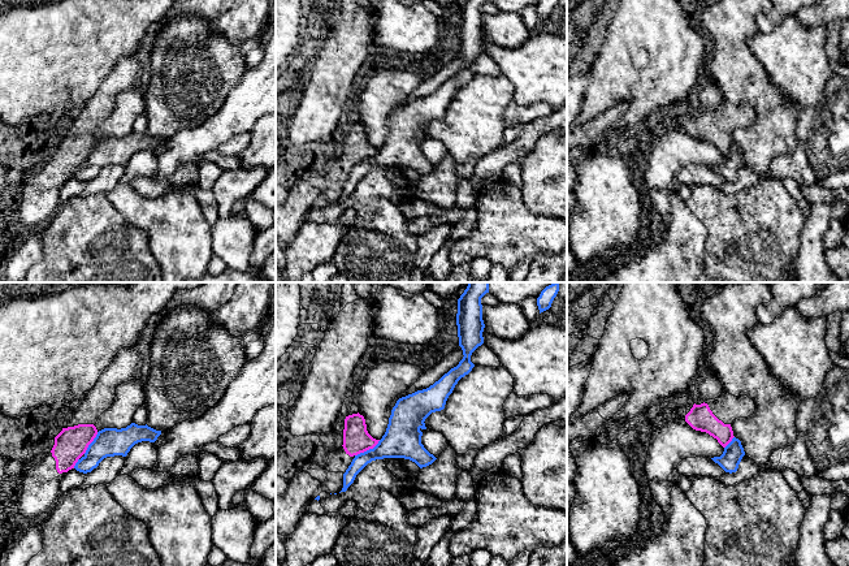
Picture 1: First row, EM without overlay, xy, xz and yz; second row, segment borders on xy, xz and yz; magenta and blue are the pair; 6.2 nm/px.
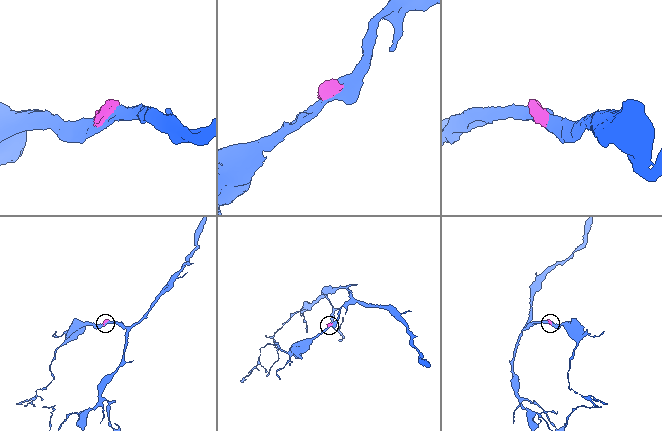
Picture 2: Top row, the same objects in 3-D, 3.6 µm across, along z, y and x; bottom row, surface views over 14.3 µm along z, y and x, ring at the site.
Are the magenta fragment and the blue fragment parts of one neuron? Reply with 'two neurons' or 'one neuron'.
two neurons

